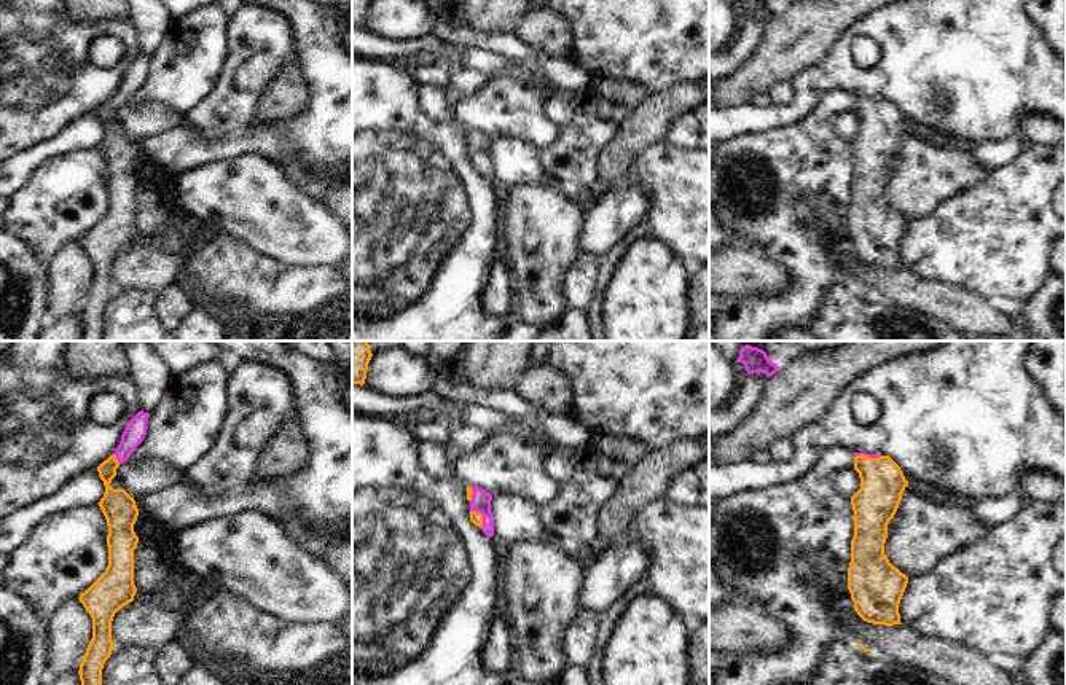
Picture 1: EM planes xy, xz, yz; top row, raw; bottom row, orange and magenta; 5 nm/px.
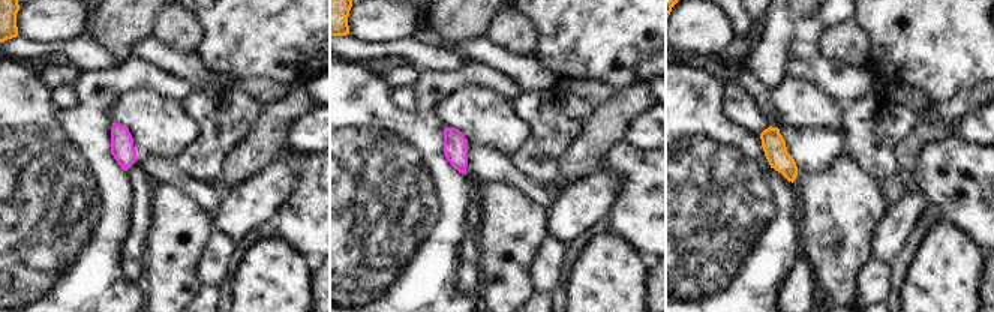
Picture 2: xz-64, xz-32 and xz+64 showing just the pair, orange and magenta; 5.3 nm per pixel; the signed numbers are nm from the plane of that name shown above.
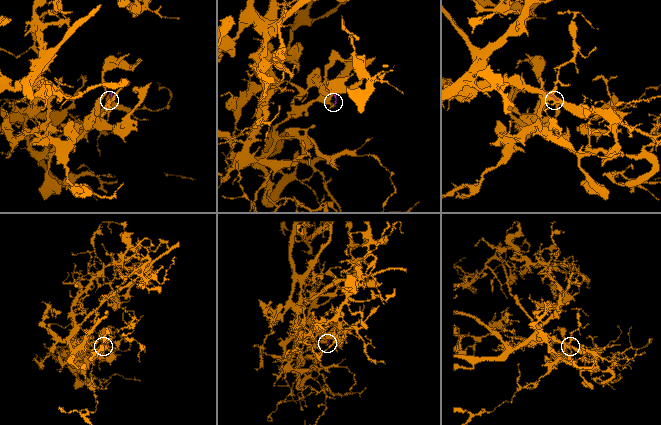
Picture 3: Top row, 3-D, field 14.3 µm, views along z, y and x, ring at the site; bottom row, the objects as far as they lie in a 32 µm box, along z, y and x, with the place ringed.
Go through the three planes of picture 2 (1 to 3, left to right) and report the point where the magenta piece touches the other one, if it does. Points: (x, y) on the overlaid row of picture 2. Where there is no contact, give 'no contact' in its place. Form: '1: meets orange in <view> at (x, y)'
1: no contact
2: no contact
3: no contact

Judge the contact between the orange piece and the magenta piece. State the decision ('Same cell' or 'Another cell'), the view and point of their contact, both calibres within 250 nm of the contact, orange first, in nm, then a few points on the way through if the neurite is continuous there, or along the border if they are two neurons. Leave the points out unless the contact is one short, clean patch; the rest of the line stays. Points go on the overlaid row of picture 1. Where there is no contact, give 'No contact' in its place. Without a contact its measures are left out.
Same cell. Touches orange at xz (482, 516). Thickness 60 nm (orange) against 100 nm. Path across: xz (477, 518), (482, 516), (480, 502).

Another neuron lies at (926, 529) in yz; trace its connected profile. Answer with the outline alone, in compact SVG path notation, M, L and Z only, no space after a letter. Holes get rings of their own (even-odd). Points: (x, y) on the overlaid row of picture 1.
M908 484L888 524L884 554L911 578L983 540L990 530L991 527L974 515L974 505L942 499Z

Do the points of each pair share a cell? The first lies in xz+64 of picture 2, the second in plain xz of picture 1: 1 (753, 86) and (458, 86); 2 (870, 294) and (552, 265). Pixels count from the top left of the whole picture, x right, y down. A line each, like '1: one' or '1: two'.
1: two
2: two

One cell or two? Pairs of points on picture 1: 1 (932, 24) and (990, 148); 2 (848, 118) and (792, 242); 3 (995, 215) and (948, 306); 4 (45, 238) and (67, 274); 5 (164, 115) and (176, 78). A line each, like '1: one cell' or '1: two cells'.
1: two cells
2: two cells
3: two cells
4: two cells
5: two cells

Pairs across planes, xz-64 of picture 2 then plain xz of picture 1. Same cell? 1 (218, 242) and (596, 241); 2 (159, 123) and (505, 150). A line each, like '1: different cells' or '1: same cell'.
1: different cells
2: different cells

